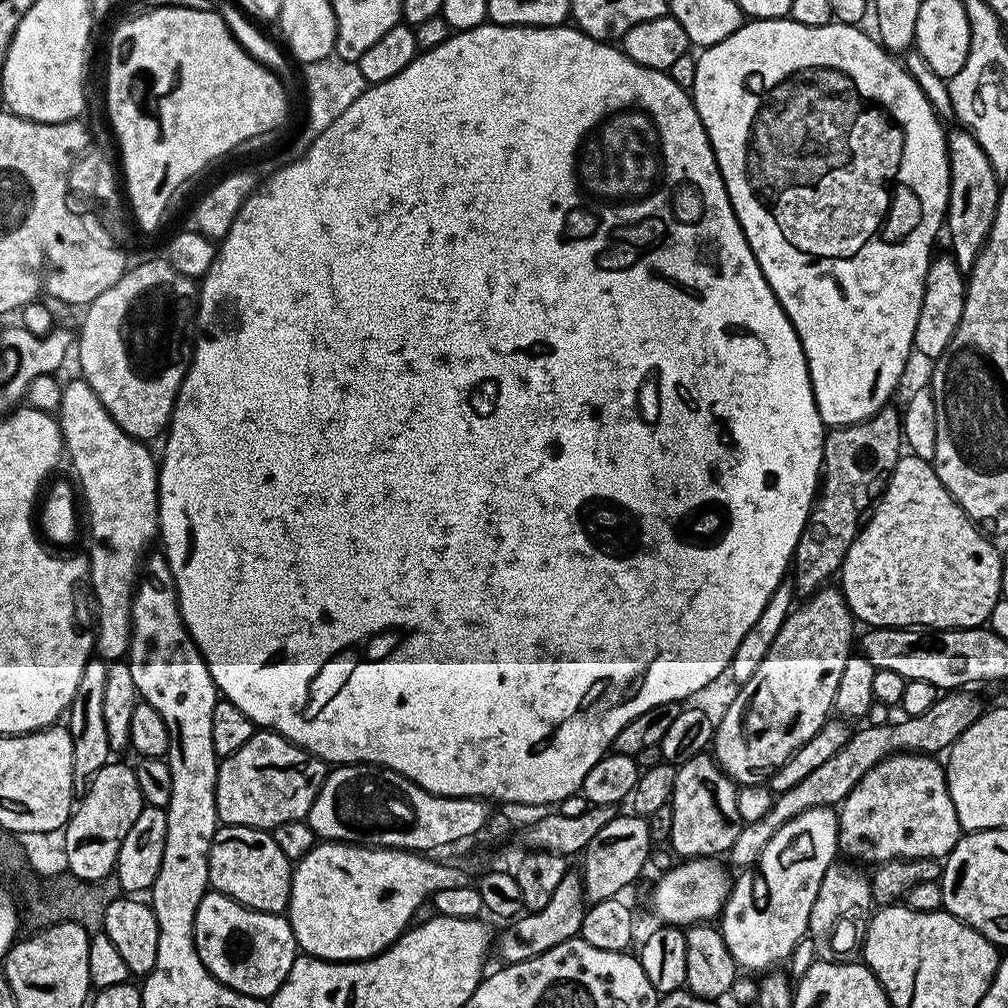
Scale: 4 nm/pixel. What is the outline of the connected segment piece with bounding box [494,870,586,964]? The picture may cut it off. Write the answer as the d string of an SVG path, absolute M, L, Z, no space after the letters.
M570 870L554 889L554 898L542 906L542 910L520 914L509 923L509 928L495 941L494 952L501 956L504 964L526 962L538 954L546 954L554 946L573 939L579 933L584 917L586 901L584 899L584 881L581 873Z

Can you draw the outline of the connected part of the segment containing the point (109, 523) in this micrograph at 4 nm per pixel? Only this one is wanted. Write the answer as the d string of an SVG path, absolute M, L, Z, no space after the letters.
M82 379L67 381L62 390L62 402L58 413L60 433L64 439L67 459L72 459L72 468L80 479L79 491L84 491L88 503L88 520L92 523L92 556L90 555L90 584L96 599L96 624L94 623L94 652L99 659L122 660L127 657L132 637L132 595L136 593L142 561L149 551L148 543L154 540L160 527L158 506L158 460L147 443L135 440L98 402L94 390Z

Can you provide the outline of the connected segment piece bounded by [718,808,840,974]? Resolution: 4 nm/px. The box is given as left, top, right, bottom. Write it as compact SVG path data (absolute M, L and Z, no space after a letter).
M811 808L786 822L786 826L782 826L782 830L766 842L766 850L762 850L754 867L741 871L740 877L735 877L728 900L718 917L718 927L730 954L741 969L749 968L755 974L775 969L783 965L800 940L807 937L814 898L818 895L827 868L837 859L839 843L840 821L837 813L832 808Z

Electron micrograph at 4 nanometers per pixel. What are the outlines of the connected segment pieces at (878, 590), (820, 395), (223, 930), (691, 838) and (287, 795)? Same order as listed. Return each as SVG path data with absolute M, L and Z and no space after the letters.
M904 454L894 466L884 493L856 533L839 570L838 587L853 617L864 626L919 630L978 628L987 625L994 606L1002 599L1002 570L1006 567L1005 561L1000 561L999 550L987 539L991 540L942 486L935 467L927 460Z
M787 18L779 20L757 20L749 19L747 22L741 23L738 30L734 30L734 34L730 34L730 38L726 38L722 42L718 42L714 46L703 49L696 56L696 73L694 74L694 82L690 89L692 105L698 110L698 118L702 118L702 126L706 130L706 134L710 138L710 146L714 150L714 158L718 162L718 170L722 174L722 182L726 186L726 194L732 203L734 214L738 218L738 222L744 231L746 242L750 246L750 250L754 254L754 258L758 262L758 266L762 270L762 274L766 278L766 282L772 288L772 293L778 298L778 302L782 306L784 313L790 318L790 322L794 326L794 330L800 339L800 345L804 351L804 357L808 363L808 373L810 374L810 382L814 390L814 398L816 399L816 409L822 418L822 422L826 426L843 426L845 424L860 424L864 420L870 419L875 412L882 411L889 403L888 400L896 392L896 387L900 384L900 379L904 376L904 367L908 364L908 355L913 355L914 349L914 326L918 326L918 310L922 310L922 294L924 293L924 283L926 282L926 274L928 273L928 265L934 259L934 251L932 252L932 243L936 240L936 235L941 235L942 229L946 224L948 215L948 195L950 194L950 166L948 165L948 138L946 128L943 128L941 117L936 115L932 108L932 103L926 98L926 94L922 94L922 90L918 86L918 82L914 82L914 78L908 73L908 69L893 53L889 52L879 39L870 37L864 33L863 27L855 24L838 24L830 23L826 26L802 26L798 22Z
M215 890L205 892L194 918L196 952L206 970L228 988L247 996L271 998L280 989L298 949L287 919L274 912L255 912Z
M700 753L677 767L670 801L673 808L670 847L678 857L715 857L732 848L744 825L738 812L737 789L735 781L725 775L709 753Z
M258 730L242 746L242 750L234 750L234 754L223 757L216 769L216 819L224 826L246 826L247 828L263 828L271 830L282 826L282 822L305 819L314 806L314 798L328 777L329 765L311 756L304 748L290 742L277 732Z

